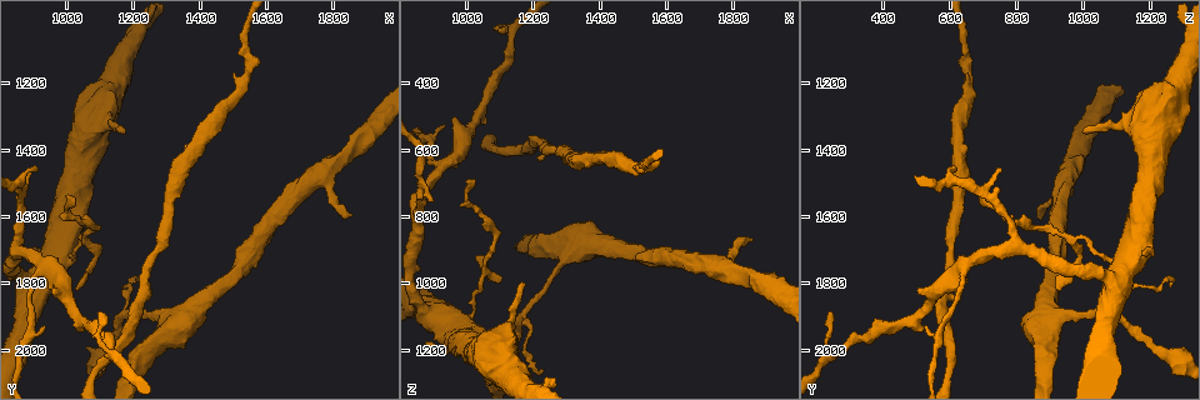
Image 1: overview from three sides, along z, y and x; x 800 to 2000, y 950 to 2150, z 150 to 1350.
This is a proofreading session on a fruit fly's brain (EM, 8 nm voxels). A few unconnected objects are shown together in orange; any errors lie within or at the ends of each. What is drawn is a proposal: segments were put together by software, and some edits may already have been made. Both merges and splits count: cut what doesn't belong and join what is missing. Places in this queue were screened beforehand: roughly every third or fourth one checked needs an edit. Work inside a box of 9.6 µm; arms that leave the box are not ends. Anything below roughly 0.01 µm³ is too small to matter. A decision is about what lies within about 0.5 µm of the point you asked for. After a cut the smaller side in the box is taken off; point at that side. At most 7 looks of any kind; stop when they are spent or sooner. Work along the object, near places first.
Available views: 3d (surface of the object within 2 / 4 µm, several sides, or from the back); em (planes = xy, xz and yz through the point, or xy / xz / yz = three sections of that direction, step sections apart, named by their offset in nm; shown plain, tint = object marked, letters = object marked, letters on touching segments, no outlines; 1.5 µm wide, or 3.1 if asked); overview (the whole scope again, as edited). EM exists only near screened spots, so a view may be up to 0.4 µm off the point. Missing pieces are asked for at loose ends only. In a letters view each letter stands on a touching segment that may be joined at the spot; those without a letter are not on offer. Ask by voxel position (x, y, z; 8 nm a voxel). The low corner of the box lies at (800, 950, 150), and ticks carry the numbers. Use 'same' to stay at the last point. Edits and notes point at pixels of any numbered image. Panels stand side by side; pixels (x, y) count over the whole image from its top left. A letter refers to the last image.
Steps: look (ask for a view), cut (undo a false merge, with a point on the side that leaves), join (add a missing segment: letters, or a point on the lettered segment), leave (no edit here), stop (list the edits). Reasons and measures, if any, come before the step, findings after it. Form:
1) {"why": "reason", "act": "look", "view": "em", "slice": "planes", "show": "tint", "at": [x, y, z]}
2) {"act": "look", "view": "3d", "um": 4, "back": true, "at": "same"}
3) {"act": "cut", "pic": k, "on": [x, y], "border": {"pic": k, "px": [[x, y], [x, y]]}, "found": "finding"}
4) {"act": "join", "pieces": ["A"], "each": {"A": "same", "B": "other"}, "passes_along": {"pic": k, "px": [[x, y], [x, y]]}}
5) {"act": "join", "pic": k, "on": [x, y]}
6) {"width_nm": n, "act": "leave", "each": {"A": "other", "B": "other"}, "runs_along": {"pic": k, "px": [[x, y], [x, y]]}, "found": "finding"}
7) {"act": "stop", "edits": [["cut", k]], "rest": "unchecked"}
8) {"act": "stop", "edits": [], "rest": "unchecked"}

{"why": "an open end", "act": "look", "view": "em", "slice": "yz", "step": 4, "show": "tint", "at": [1100, 1880, 240]}

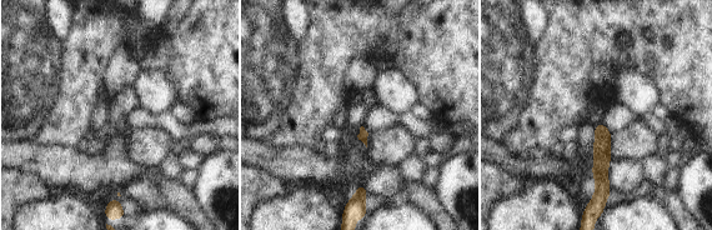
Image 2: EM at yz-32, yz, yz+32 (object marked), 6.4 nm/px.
{"act": "look", "view": "em", "slice": "planes", "show": "letters", "at": "same"}

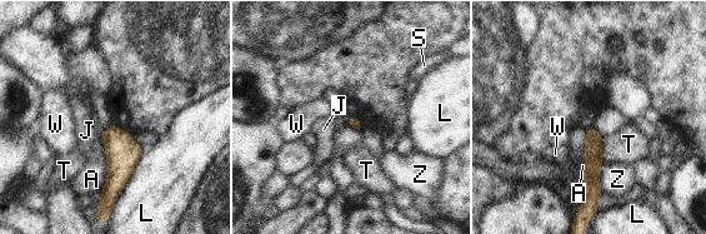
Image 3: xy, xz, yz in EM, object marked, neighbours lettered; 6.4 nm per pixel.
{"act": "leave", "each": {"A": "other", "J": "other", "L": "other", "S": "other", "T": "other", "W": "other", "Z": "other"}, "runs_along": {"pic": 3, "px": [[590, 132], [592, 185], [597, 195]]}, "found": "none of them fits"}

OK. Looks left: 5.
{"why": "end of a long branch", "act": "look", "view": "3d", "um": 4, "at": [1000, 1540, 700]}

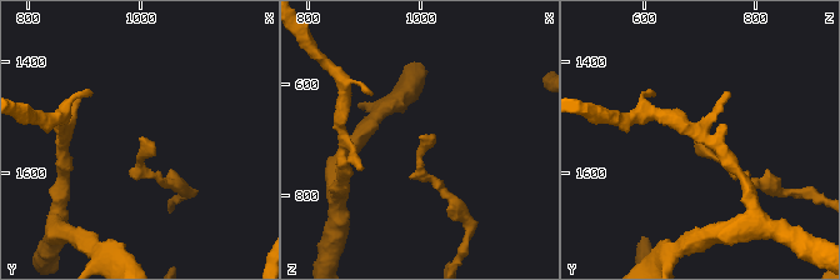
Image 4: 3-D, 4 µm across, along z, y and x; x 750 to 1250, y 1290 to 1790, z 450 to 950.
{"why": "now the EM", "act": "look", "view": "em", "slice": "xy", "step": 4, "show": "tint", "at": [1005, 1535, 695]}

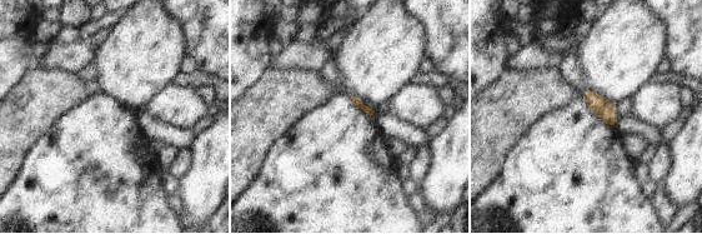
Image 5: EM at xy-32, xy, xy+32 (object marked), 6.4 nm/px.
{"act": "look", "view": "em", "slice": "planes", "show": "letters", "at": "same"}

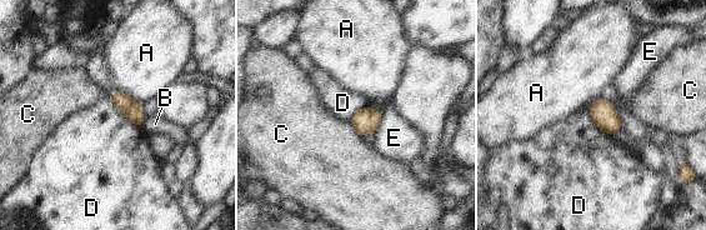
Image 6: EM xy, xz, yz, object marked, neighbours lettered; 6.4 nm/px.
{"act": "leave", "each": {"A": "other", "B": "other", "C": "other", "D": "other", "E": "other"}, "border": {"pic": 6, "px": [[114, 89], [125, 93], [141, 104]]}, "found": "no lettered segment goes on from it"}

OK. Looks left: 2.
{"why": "a fork", "act": "look", "view": "em", "slice": "xz", "step": 4, "show": "letters", "at": [990, 1740, 1110]}

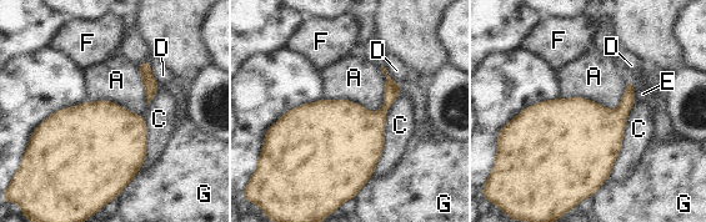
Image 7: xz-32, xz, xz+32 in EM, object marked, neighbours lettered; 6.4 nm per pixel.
{"longest_contact_nm": ["C", 600], "act": "leave", "each": {"A": "other", "C": "other", "D": "other", "E": "other", "F": "other", "G": "other"}, "border": {"pic": 7, "px": [[386, 77], [376, 111], [323, 100]]}, "found": "all the same neuron"}

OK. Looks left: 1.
{"act": "stop", "edits": [], "rest": "unchecked"}

